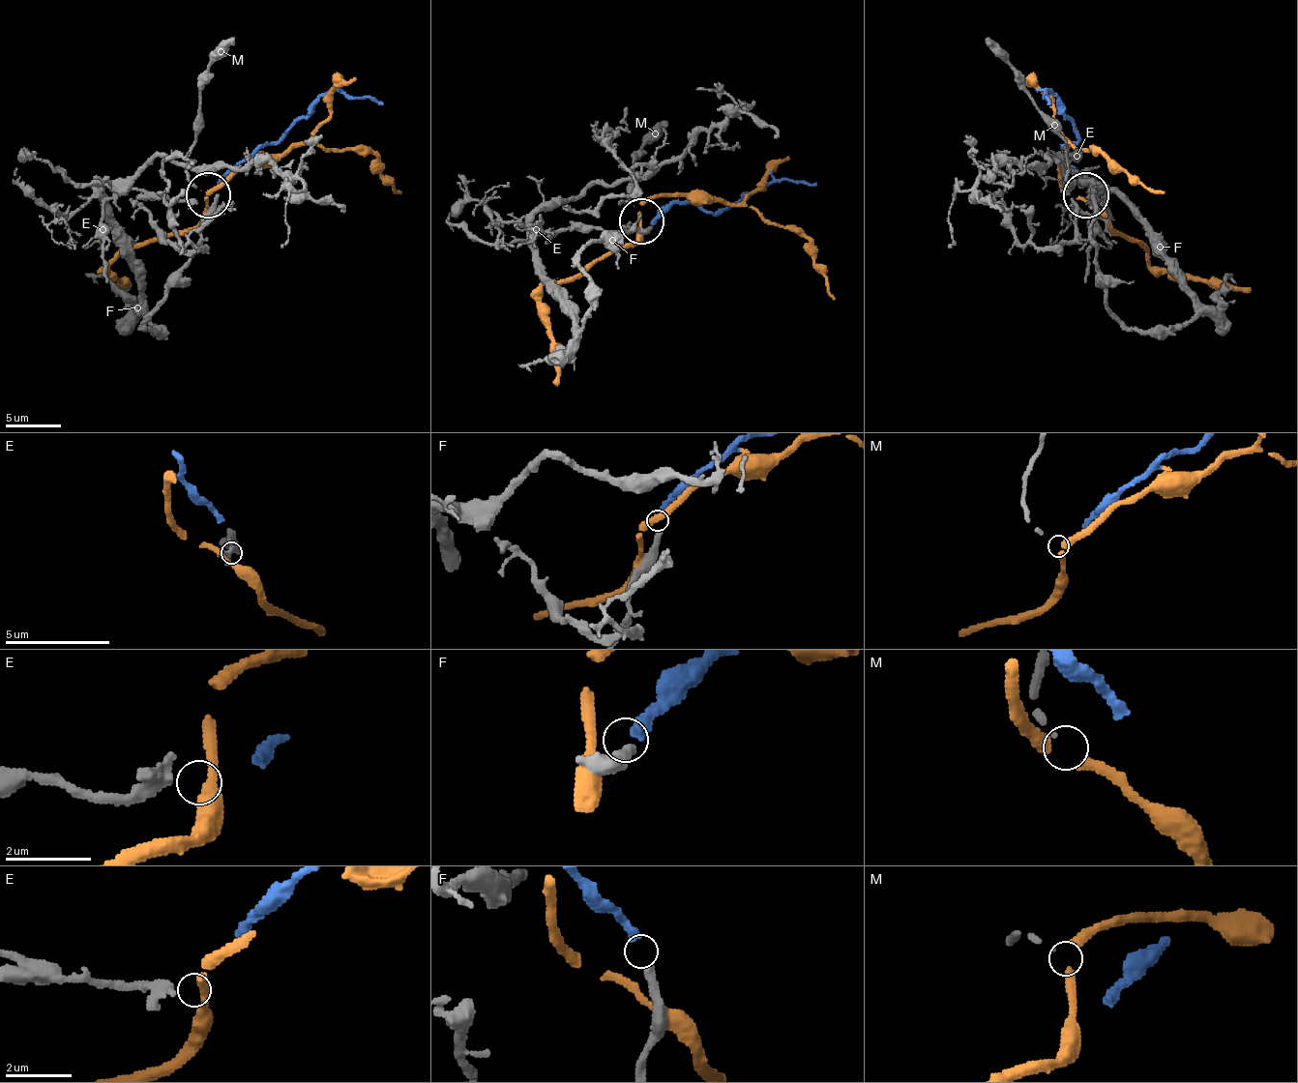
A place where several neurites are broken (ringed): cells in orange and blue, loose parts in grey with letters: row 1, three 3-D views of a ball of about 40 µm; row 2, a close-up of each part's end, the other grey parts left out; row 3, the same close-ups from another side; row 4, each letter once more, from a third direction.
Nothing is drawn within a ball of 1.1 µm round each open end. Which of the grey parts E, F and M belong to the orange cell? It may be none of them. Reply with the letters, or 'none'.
M

